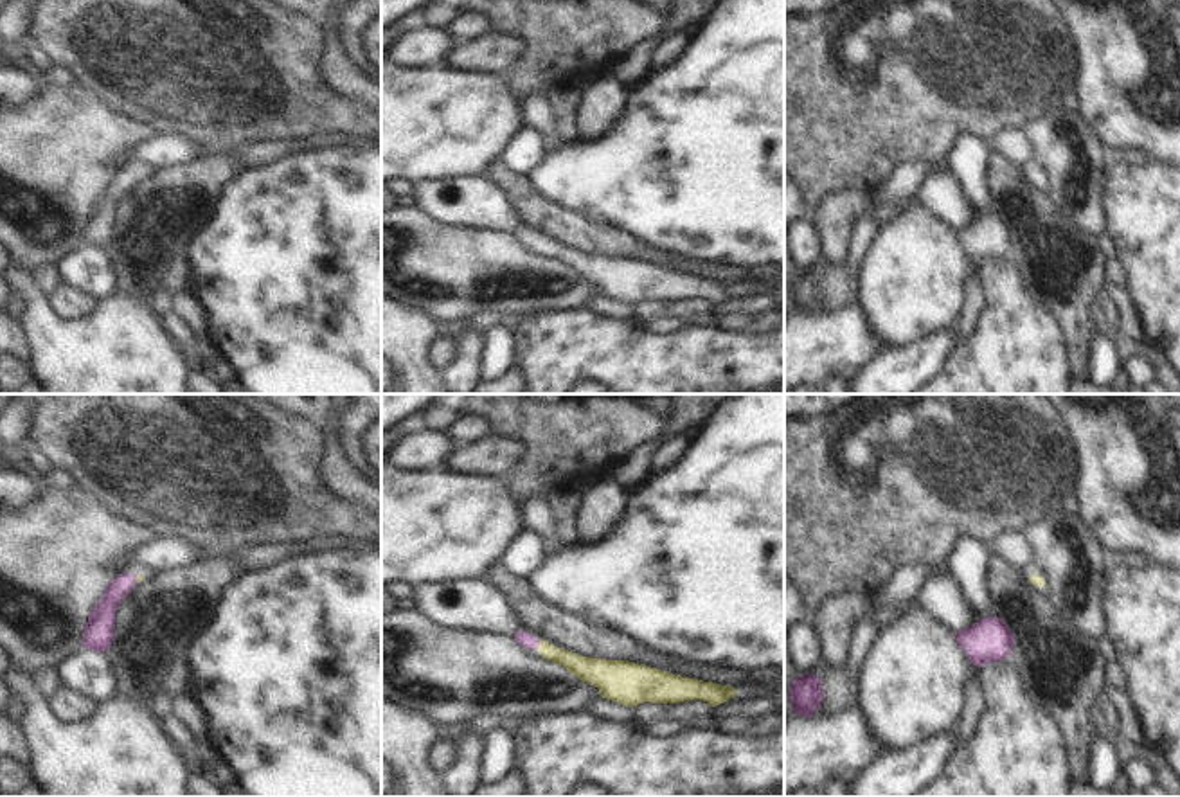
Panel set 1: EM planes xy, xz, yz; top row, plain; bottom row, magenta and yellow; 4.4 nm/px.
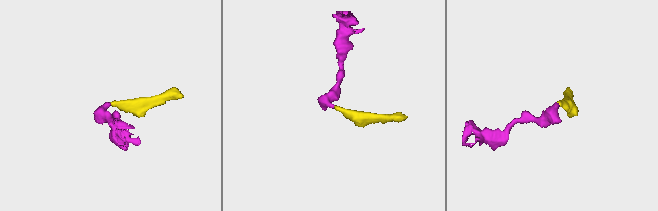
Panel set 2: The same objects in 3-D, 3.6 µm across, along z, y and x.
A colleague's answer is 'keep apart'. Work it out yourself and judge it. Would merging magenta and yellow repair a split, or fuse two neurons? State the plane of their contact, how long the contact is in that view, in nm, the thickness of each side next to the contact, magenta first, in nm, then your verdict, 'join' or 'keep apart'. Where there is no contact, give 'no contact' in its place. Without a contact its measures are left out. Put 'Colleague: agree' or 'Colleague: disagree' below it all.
xz | 50 nm | 70/110 nm | join
Colleague: disagree

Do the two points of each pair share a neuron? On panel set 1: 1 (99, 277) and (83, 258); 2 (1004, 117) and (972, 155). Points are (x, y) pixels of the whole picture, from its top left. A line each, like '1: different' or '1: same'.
1: same
2: different

